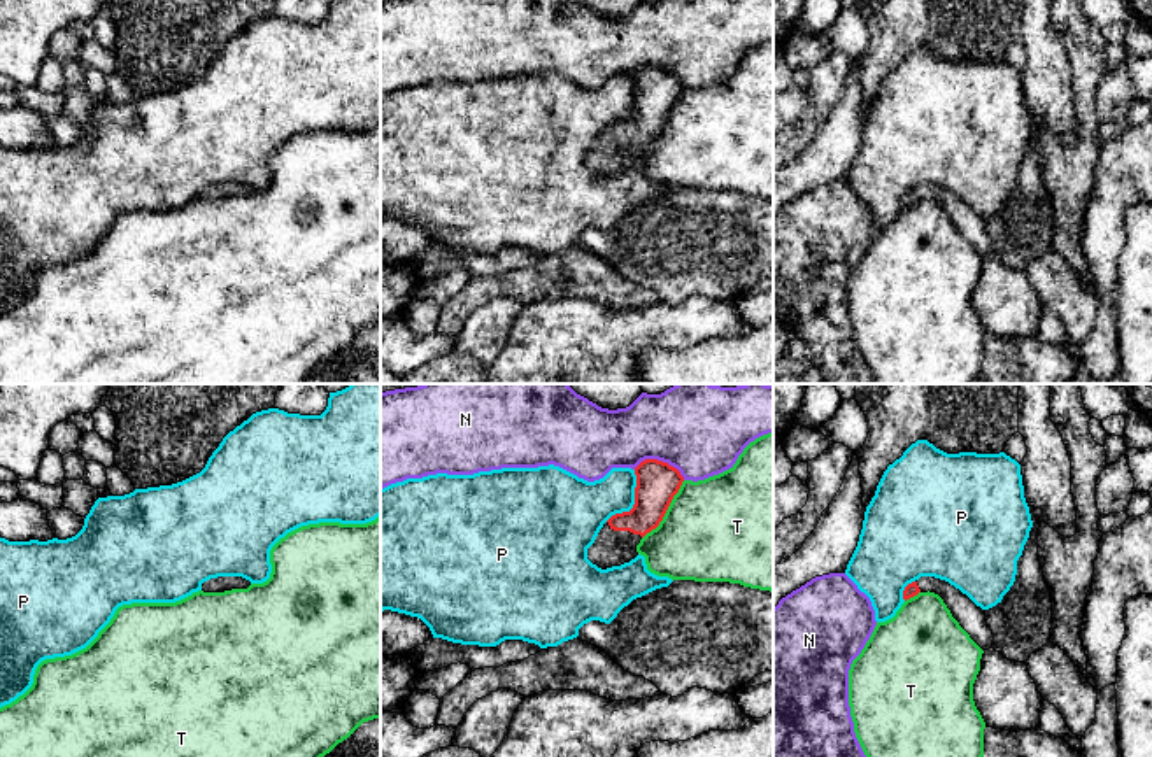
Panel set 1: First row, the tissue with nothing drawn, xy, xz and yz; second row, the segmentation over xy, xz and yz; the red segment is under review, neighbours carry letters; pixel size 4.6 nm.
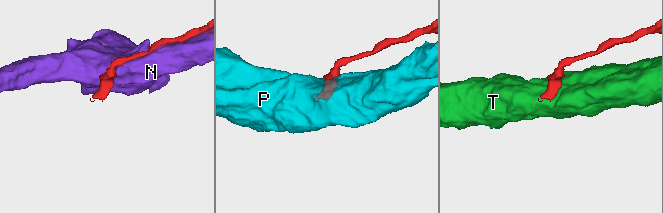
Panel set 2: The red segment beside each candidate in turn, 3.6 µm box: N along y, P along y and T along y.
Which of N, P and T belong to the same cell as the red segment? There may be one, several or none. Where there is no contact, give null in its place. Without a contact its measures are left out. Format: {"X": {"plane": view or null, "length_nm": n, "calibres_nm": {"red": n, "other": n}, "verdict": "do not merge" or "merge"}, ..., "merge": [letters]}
{"N": {"plane": "xz", "length_nm": 240, "calibres_nm": {"red": 190, "other": 380}, "verdict": "do not merge"}, "P": {"plane": "xz", "length_nm": 280, "calibres_nm": {"red": 190, "other": 240}, "verdict": "do not merge"}, "T": {"plane": "xz", "length_nm": 340, "calibres_nm": {"red": 190, "other": 480}, "verdict": "do not merge"}, "merge": []}

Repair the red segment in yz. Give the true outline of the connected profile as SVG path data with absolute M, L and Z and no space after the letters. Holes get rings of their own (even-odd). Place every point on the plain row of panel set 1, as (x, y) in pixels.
M921 184L905 195L903 207L907 209L919 200L928 198L938 202L943 207L952 224L982 258L989 258L992 254L994 242L987 233L985 217L977 214L966 202L949 189L935 184Z

